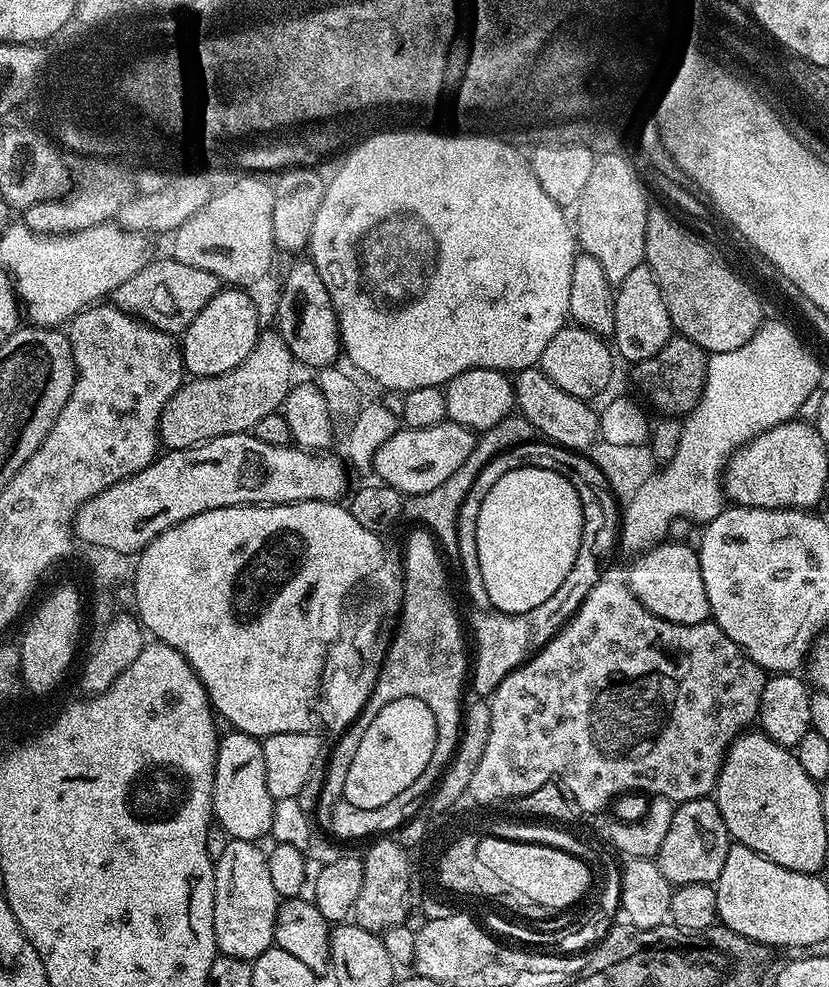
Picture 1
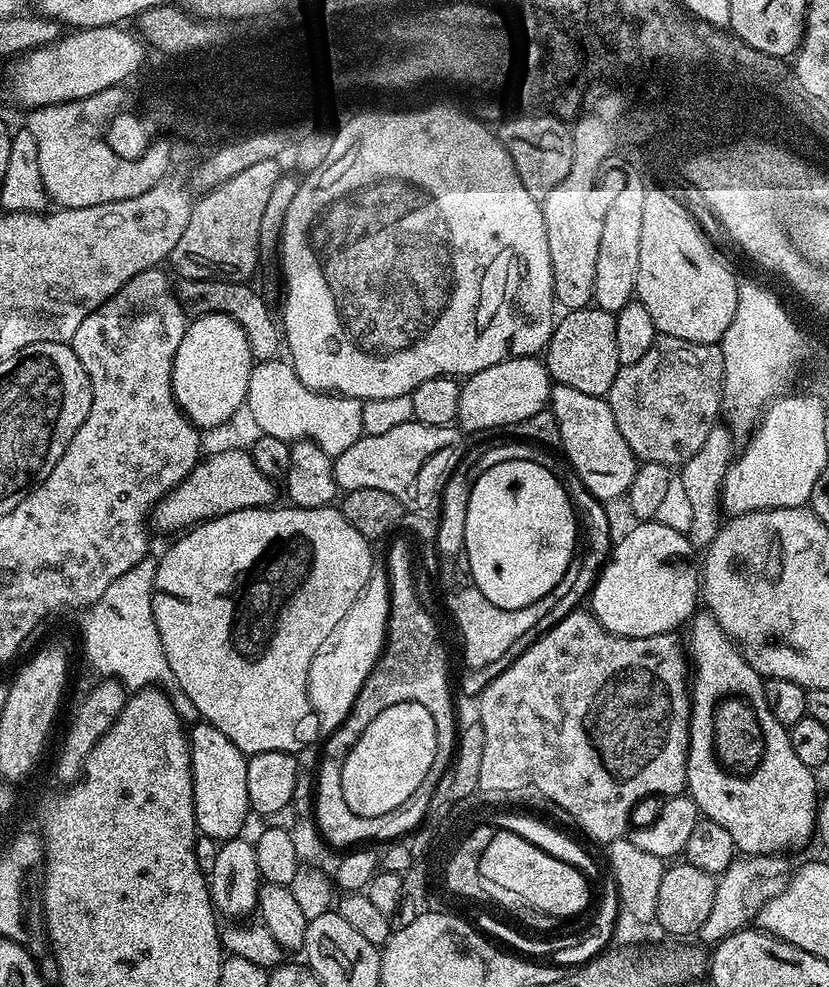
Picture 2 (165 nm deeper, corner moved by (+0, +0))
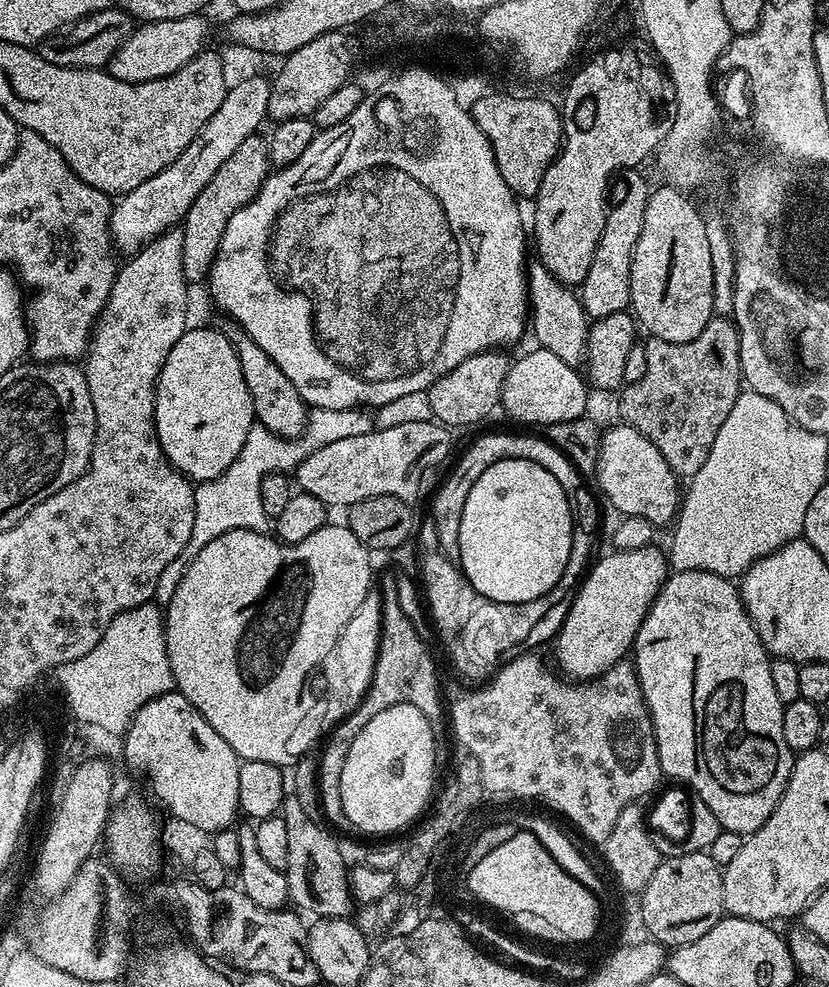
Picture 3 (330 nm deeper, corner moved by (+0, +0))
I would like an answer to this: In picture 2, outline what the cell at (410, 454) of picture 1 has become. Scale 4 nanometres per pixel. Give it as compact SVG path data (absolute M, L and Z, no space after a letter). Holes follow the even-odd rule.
M413 419L402 426L394 426L394 430L386 434L363 435L350 450L342 450L342 454L335 457L332 473L336 475L336 487L345 493L373 487L398 498L405 509L427 509L428 503L441 495L444 483L461 467L463 438L459 427L426 426Z

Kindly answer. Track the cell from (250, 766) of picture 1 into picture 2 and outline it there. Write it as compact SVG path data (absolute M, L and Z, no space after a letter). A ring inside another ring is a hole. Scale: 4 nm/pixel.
M207 722L197 723L191 729L190 747L197 829L217 842L239 837L244 832L244 823L250 817L246 790L248 756L238 746L234 746L234 742L230 742L222 730Z

